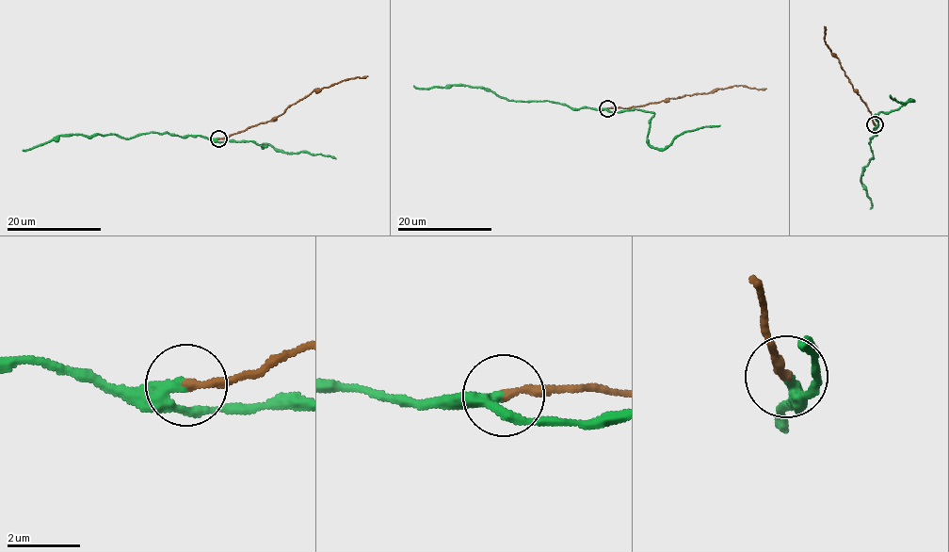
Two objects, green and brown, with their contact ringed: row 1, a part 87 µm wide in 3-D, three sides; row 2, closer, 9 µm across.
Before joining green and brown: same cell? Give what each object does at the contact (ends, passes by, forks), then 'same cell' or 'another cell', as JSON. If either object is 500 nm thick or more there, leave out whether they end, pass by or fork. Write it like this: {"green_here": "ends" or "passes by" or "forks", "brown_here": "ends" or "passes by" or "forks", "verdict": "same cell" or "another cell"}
{"green_here": "passes by", "brown_here": "ends", "verdict": "same cell"}

